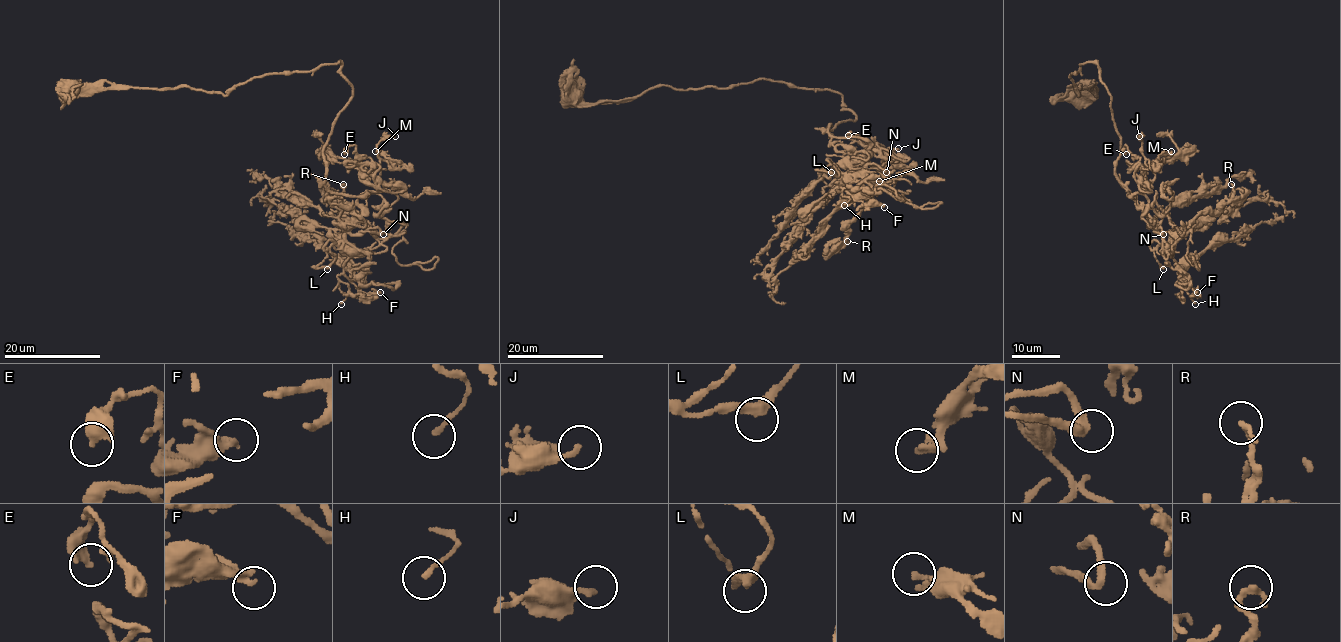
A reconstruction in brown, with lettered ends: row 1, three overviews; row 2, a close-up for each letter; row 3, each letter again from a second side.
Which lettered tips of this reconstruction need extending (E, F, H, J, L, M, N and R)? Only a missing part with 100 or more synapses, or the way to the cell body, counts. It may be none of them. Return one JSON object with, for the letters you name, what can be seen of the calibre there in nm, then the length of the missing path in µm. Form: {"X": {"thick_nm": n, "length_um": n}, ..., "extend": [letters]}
{"F": {"thick_nm": 300, "length_um": 60}, "extend": ["F"]}

